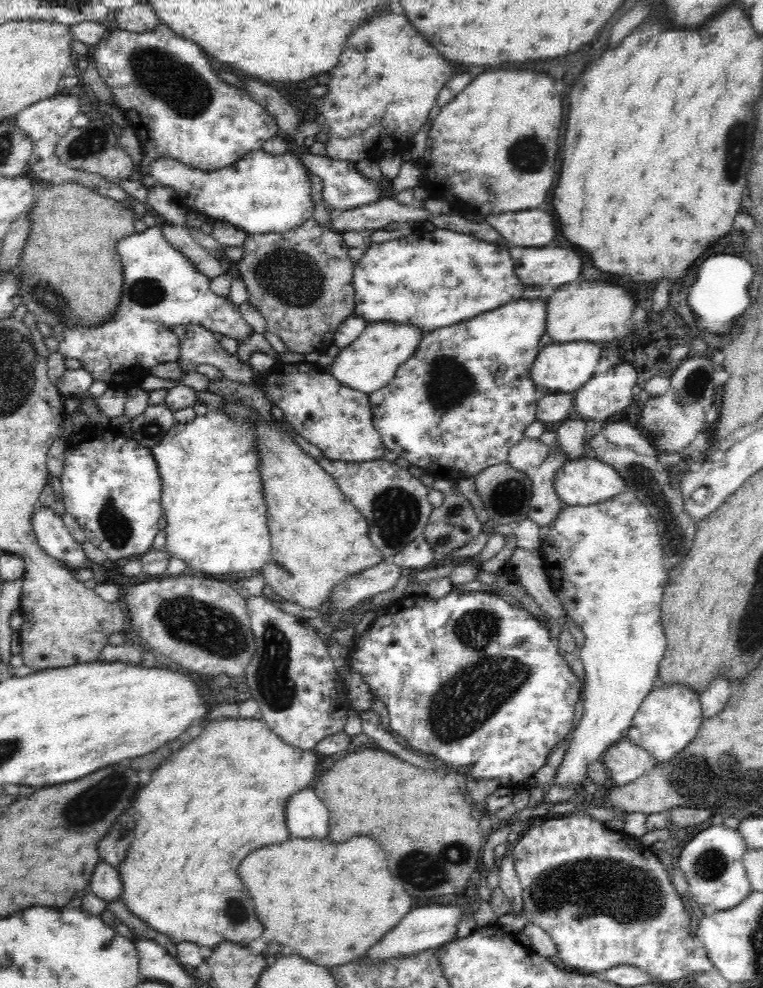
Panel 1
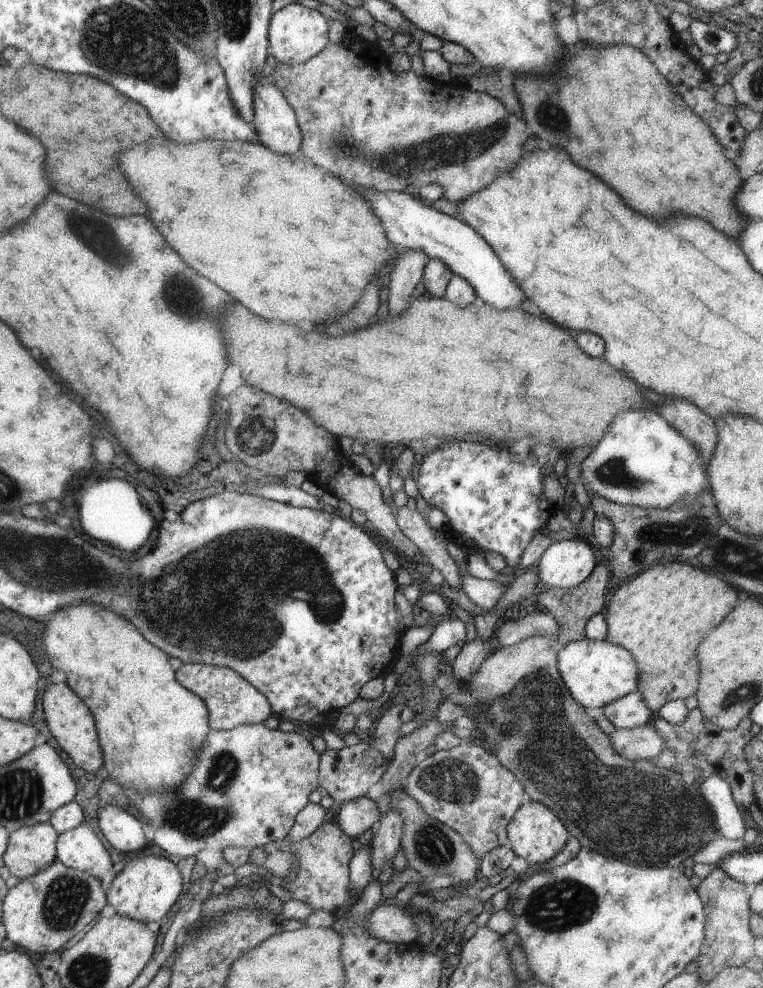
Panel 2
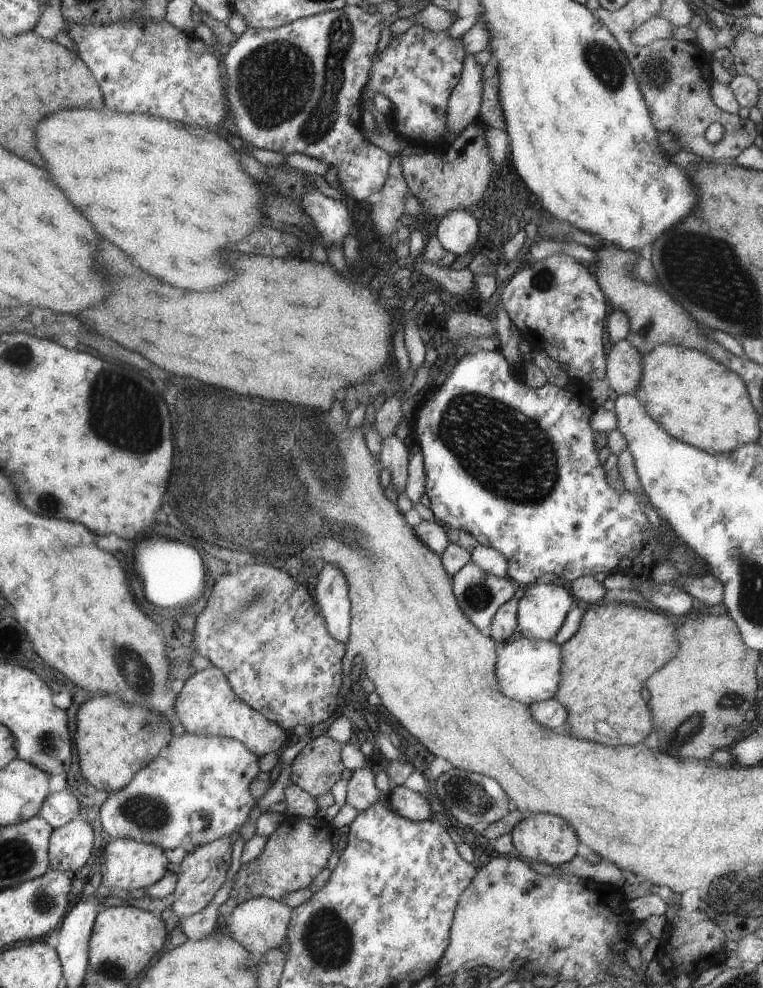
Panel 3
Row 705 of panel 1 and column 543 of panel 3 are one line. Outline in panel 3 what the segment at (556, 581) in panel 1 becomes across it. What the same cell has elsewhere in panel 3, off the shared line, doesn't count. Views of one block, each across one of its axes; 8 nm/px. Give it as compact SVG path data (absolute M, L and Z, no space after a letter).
M529 586L518 600L517 632L527 640L552 640L569 613L571 596L563 586Z

